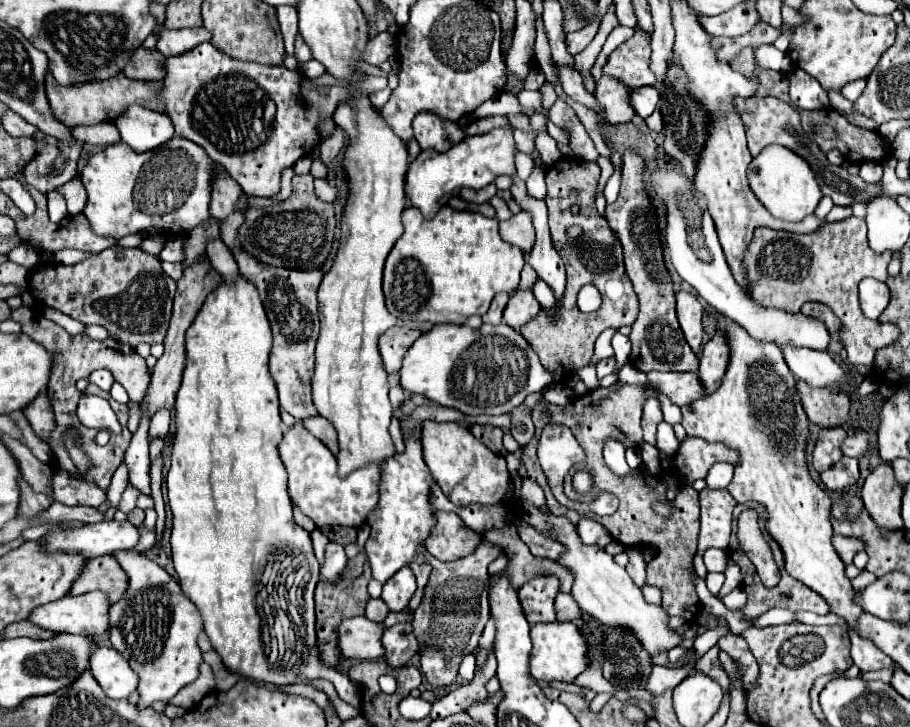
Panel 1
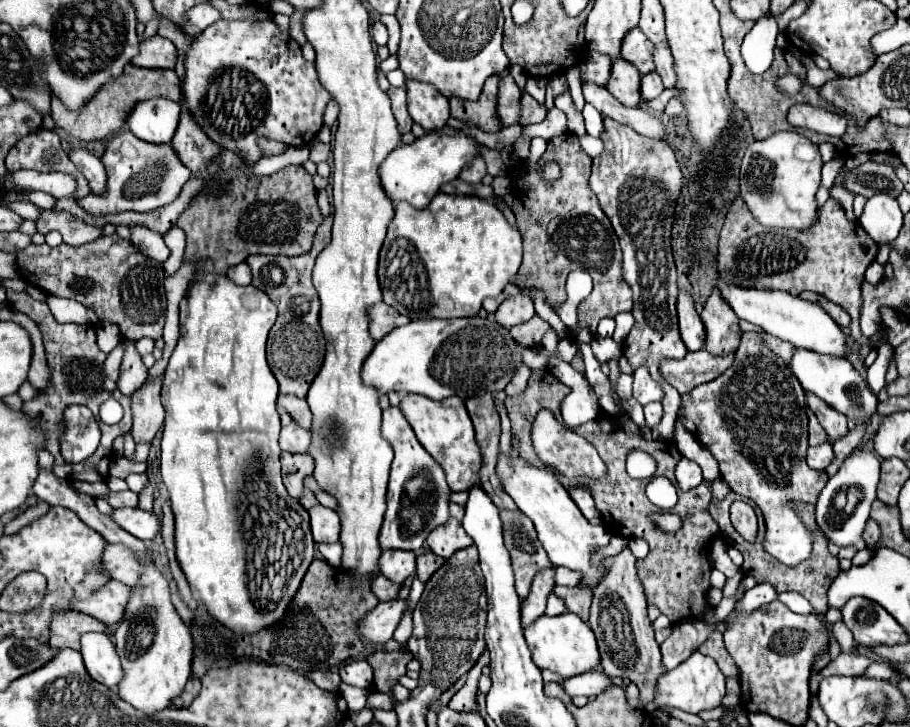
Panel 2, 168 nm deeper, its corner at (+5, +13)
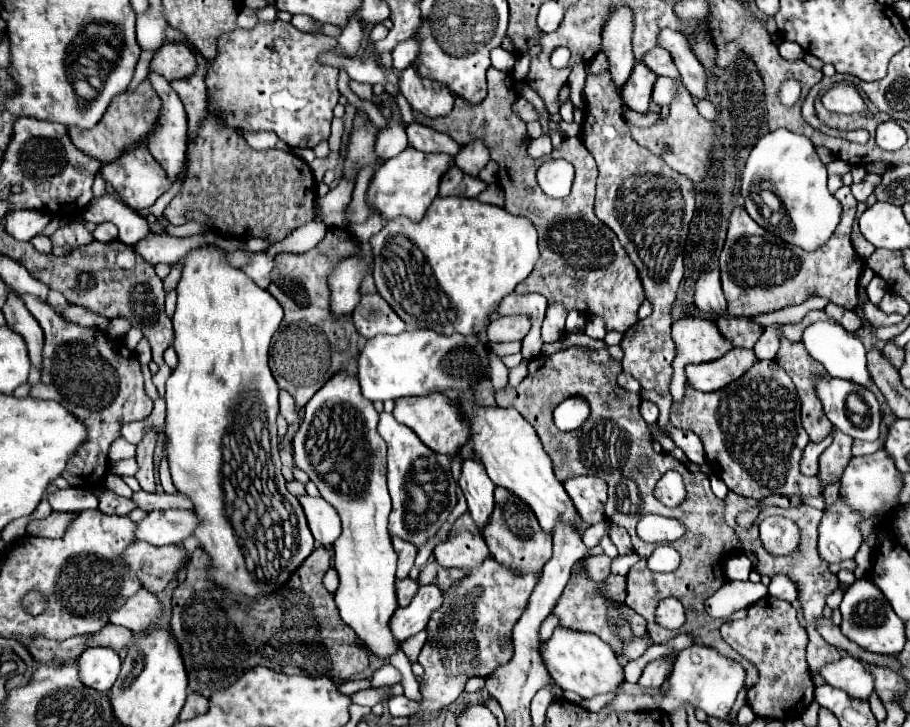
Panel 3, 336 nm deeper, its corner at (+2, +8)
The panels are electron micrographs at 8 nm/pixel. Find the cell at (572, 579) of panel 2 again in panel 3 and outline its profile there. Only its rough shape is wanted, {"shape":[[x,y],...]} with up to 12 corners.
{"shape":[[606,555],[584,557],[584,573],[600,583],[610,575]]}

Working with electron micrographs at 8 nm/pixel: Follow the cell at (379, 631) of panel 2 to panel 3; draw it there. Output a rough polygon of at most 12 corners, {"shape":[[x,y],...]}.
{"shape":[[436,585],[420,587],[408,607],[390,619],[394,639],[402,643],[426,627],[442,605]]}

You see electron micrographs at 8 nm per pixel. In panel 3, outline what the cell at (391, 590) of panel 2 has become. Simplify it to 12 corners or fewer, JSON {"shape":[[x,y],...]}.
{"shape":[[410,577],[396,581],[398,605],[408,605],[418,591]]}

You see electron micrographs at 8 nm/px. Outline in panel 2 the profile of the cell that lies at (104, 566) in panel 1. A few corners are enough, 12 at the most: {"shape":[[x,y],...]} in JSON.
{"shape":[[107,544],[103,566],[113,580],[135,586],[141,564],[123,544]]}

